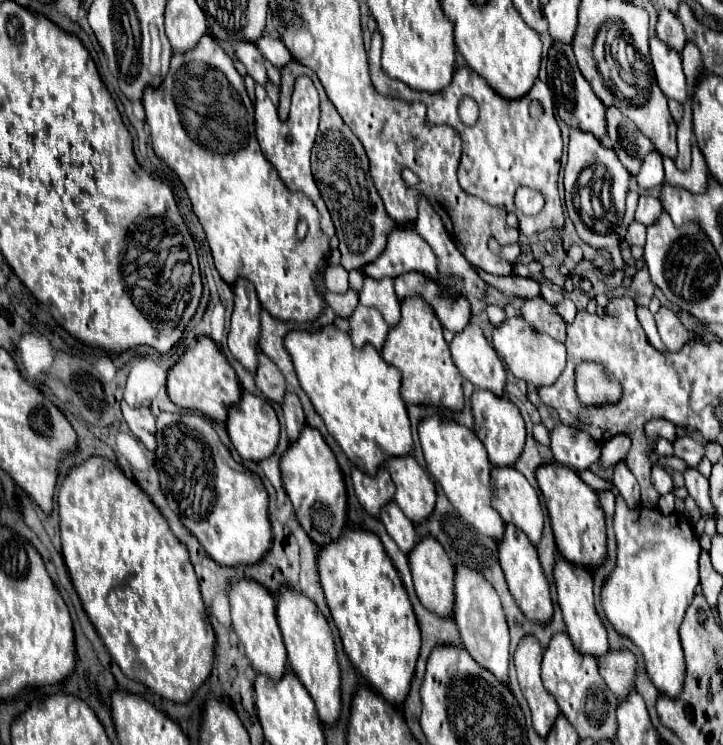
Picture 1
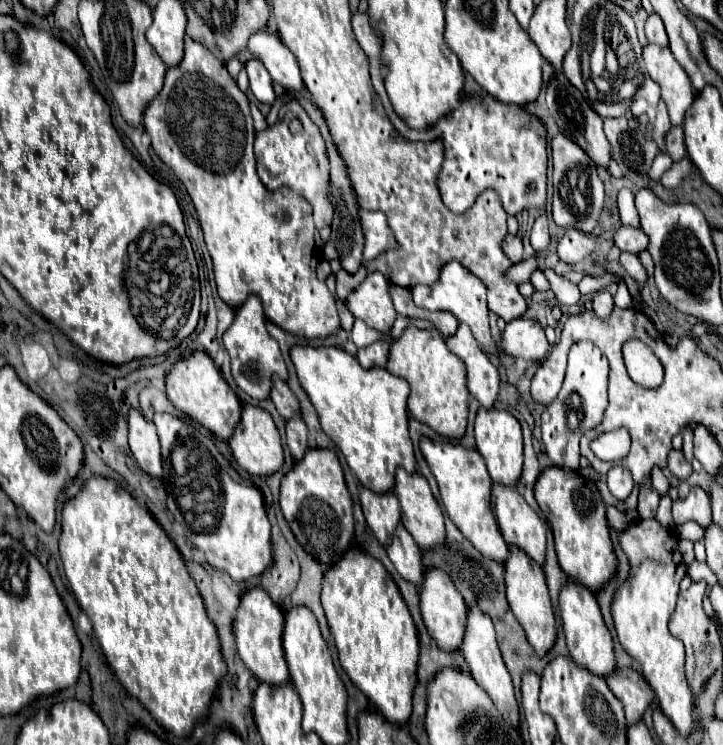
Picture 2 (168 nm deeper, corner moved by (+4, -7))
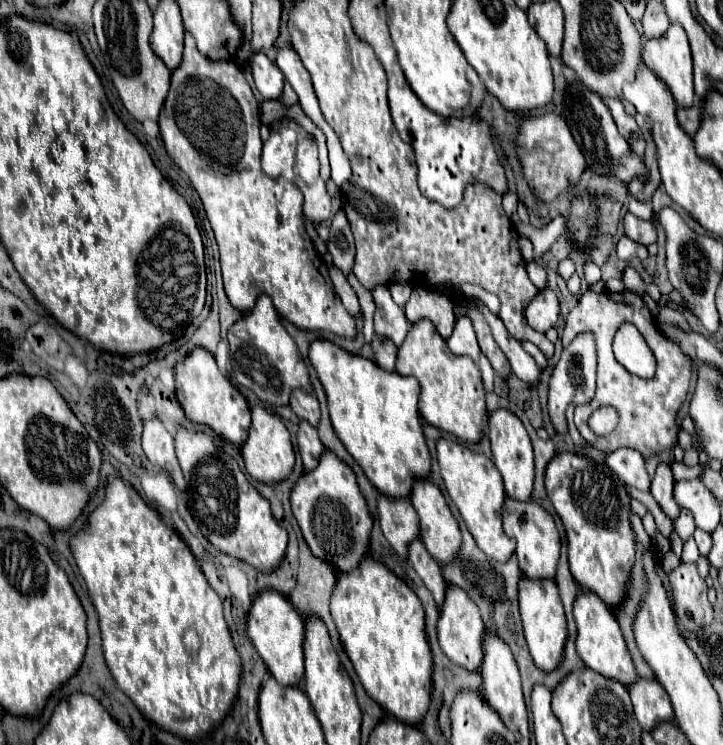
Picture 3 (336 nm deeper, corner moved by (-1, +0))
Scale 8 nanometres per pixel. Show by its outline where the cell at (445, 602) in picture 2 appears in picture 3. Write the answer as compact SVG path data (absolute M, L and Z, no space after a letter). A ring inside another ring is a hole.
M447 587L445 601L443 601L441 615L439 615L439 625L437 625L437 637L439 637L439 645L441 645L443 653L453 663L467 667L471 671L479 671L481 657L483 657L483 653L481 653L483 633L485 633L485 625L481 621L477 605L459 587Z

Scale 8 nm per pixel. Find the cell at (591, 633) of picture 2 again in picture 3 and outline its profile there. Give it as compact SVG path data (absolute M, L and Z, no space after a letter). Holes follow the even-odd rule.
M581 591L573 603L573 615L575 615L575 623L577 623L577 653L583 659L583 663L605 675L611 679L617 679L623 685L631 685L637 679L631 655L625 647L625 639L621 635L621 629L617 627L617 619L615 613L611 611L611 607L607 607L601 597L593 591Z

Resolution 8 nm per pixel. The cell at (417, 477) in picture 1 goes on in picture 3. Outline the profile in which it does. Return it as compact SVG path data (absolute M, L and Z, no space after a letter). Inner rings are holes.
M415 479L413 481L413 489L409 495L409 501L413 503L417 515L419 515L419 539L423 541L423 545L427 547L427 551L431 553L433 559L437 559L439 563L451 563L455 559L455 555L459 553L461 547L461 531L459 525L443 497L443 493L429 481L429 479Z

